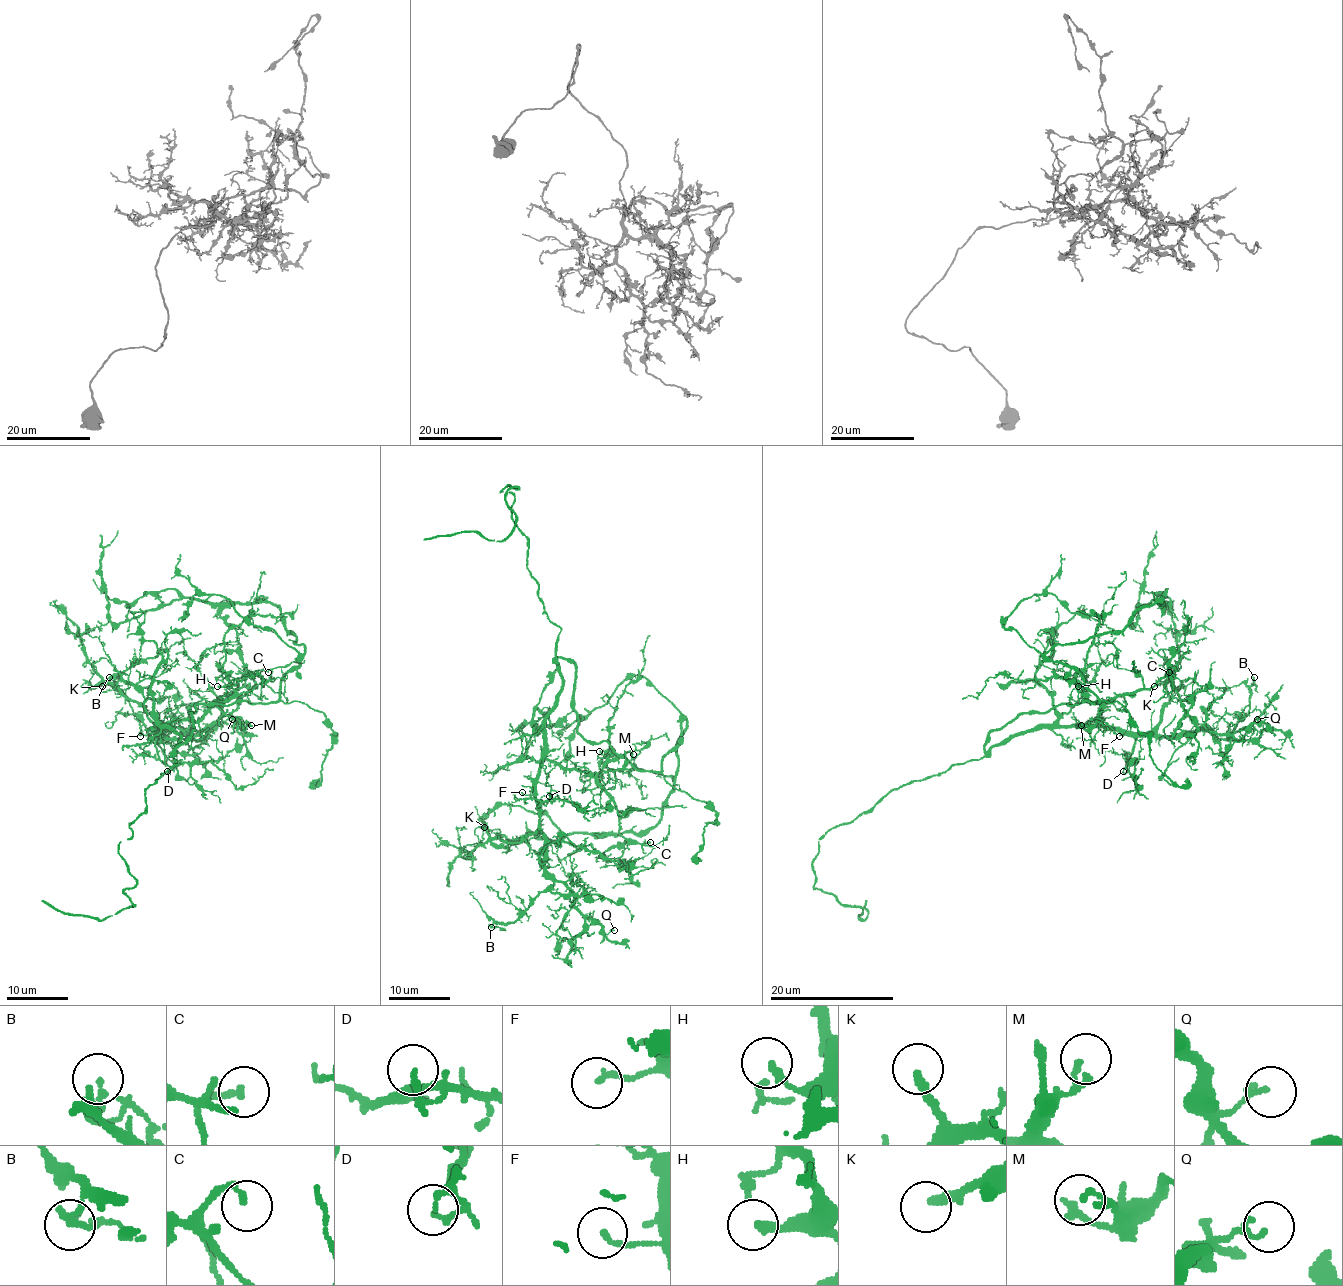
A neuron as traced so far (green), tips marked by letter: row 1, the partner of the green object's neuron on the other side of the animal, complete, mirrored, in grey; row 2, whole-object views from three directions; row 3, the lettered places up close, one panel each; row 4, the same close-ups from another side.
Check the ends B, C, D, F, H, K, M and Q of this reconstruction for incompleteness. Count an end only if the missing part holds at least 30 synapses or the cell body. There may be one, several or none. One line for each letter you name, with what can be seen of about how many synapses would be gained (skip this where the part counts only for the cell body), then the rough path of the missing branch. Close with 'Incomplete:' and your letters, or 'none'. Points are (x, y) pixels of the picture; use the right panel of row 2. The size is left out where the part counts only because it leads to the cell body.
K: 50 syn | (1154, 686), (1126, 681), (1126, 672), (1137, 649)
Incomplete: K

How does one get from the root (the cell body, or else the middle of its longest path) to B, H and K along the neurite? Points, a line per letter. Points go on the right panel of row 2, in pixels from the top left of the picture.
B: (1070, 705), (1098, 701), (1087, 722), (1112, 729), (1208, 726), (1225, 739), (1254, 677)
H: (1070, 705), (1078, 705), (1084, 698), (1082, 688), (1078, 686)
K: (1070, 705), (1098, 701), (1092, 725), (1147, 732), (1169, 701), (1164, 684), (1154, 686)

